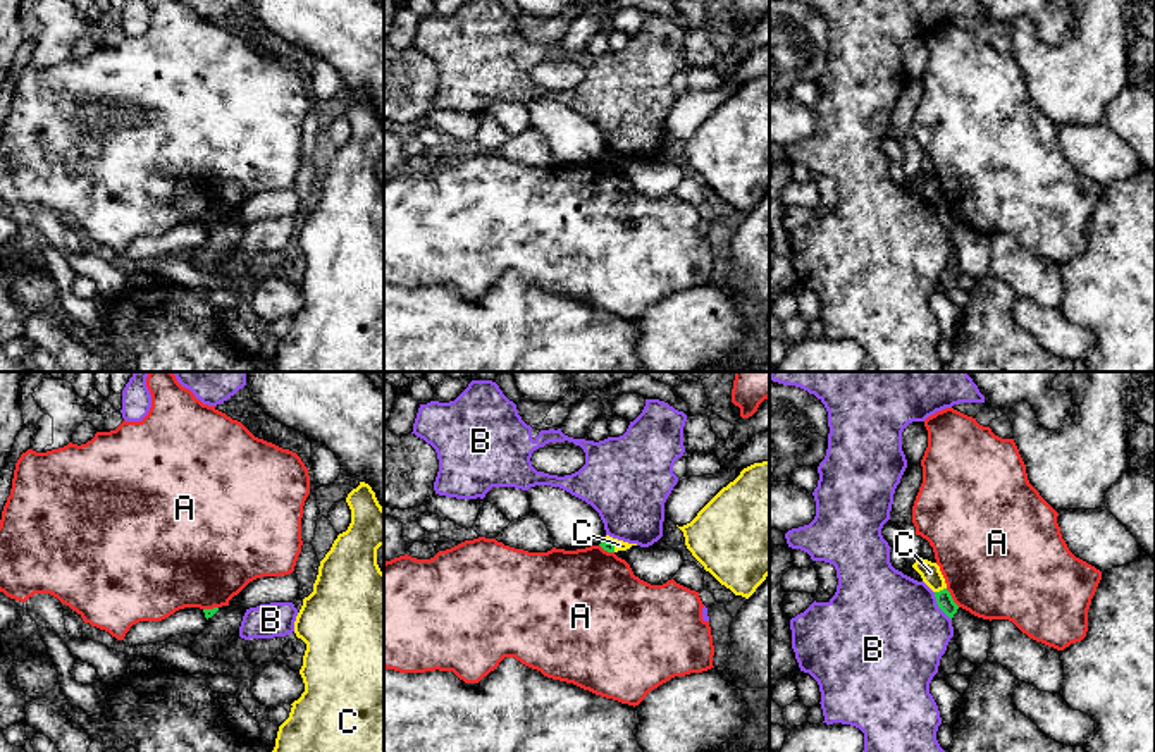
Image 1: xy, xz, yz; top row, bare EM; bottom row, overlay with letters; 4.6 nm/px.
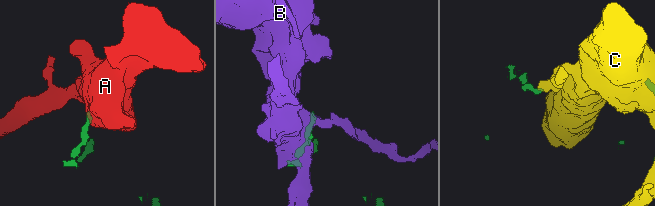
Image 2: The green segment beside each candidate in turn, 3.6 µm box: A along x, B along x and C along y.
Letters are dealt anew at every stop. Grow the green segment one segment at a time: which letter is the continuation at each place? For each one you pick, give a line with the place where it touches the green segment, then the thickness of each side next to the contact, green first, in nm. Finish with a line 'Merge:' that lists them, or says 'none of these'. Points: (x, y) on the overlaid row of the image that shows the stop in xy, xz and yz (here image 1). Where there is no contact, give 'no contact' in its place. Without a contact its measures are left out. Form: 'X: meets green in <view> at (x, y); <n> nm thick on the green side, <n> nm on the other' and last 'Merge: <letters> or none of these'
Merge: none of these

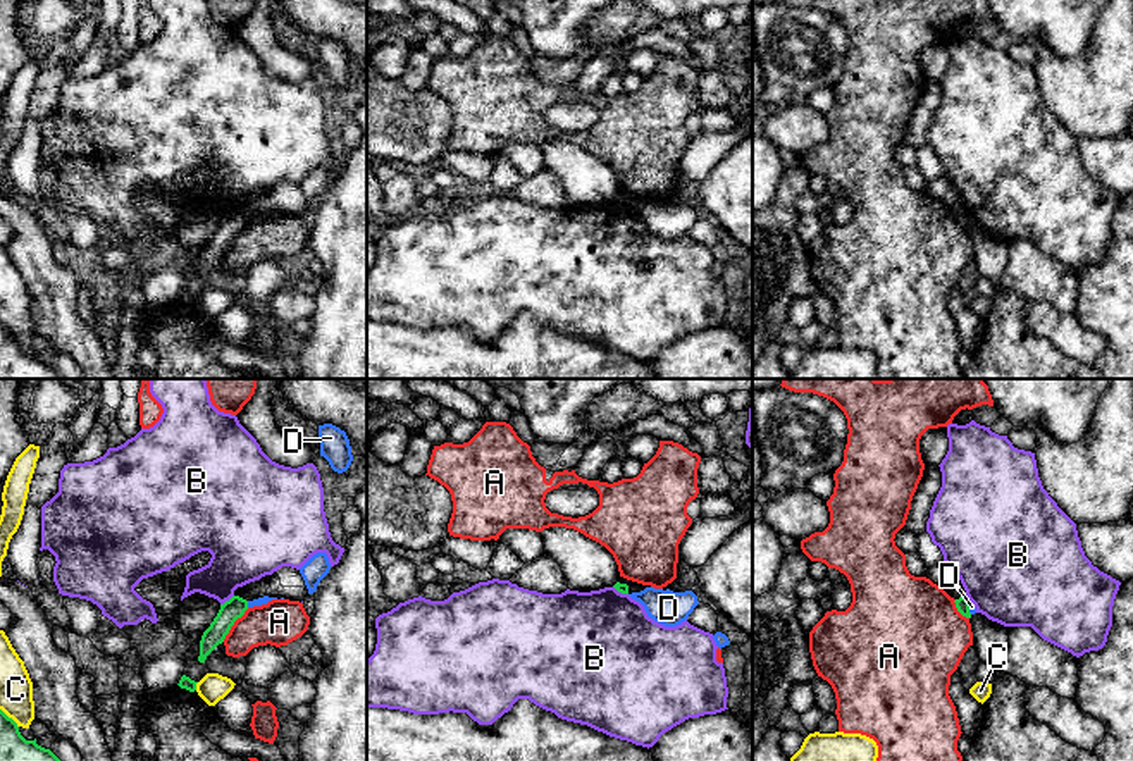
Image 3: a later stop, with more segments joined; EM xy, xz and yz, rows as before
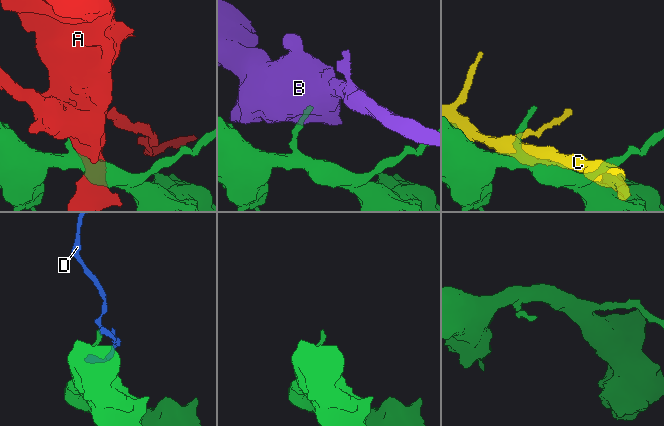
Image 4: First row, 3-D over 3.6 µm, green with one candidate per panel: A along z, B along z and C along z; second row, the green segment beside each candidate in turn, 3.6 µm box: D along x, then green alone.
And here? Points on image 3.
Merge: none of these

